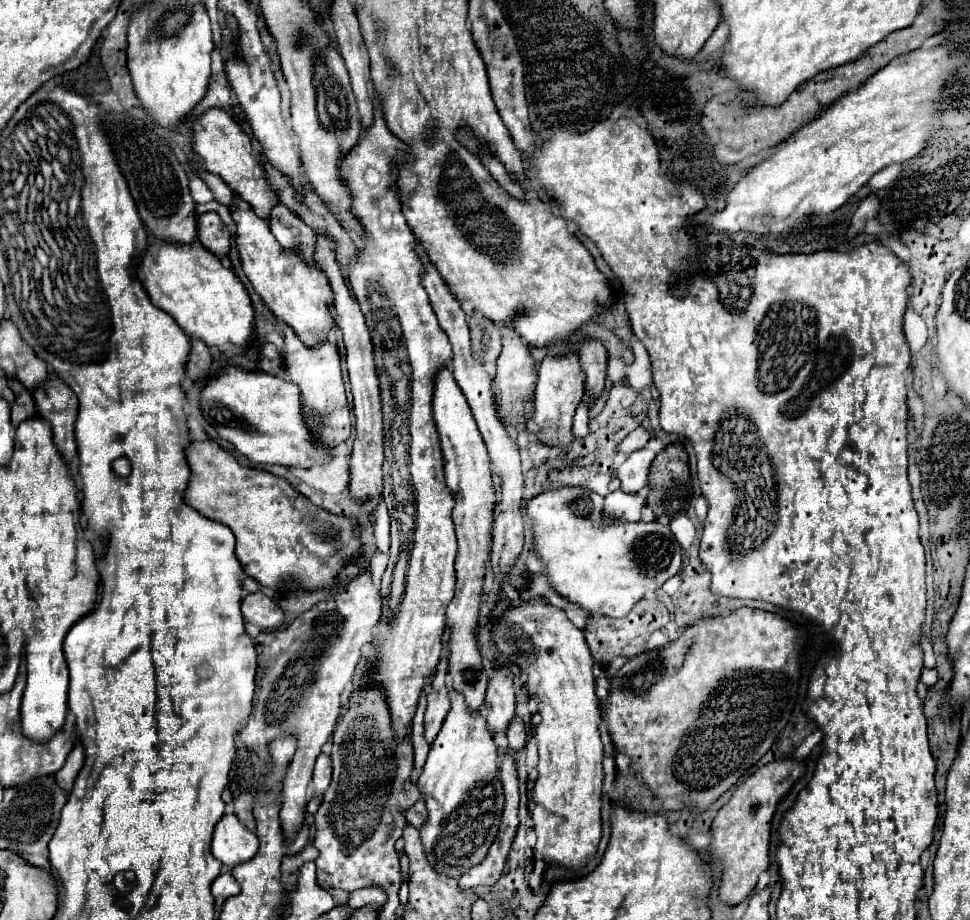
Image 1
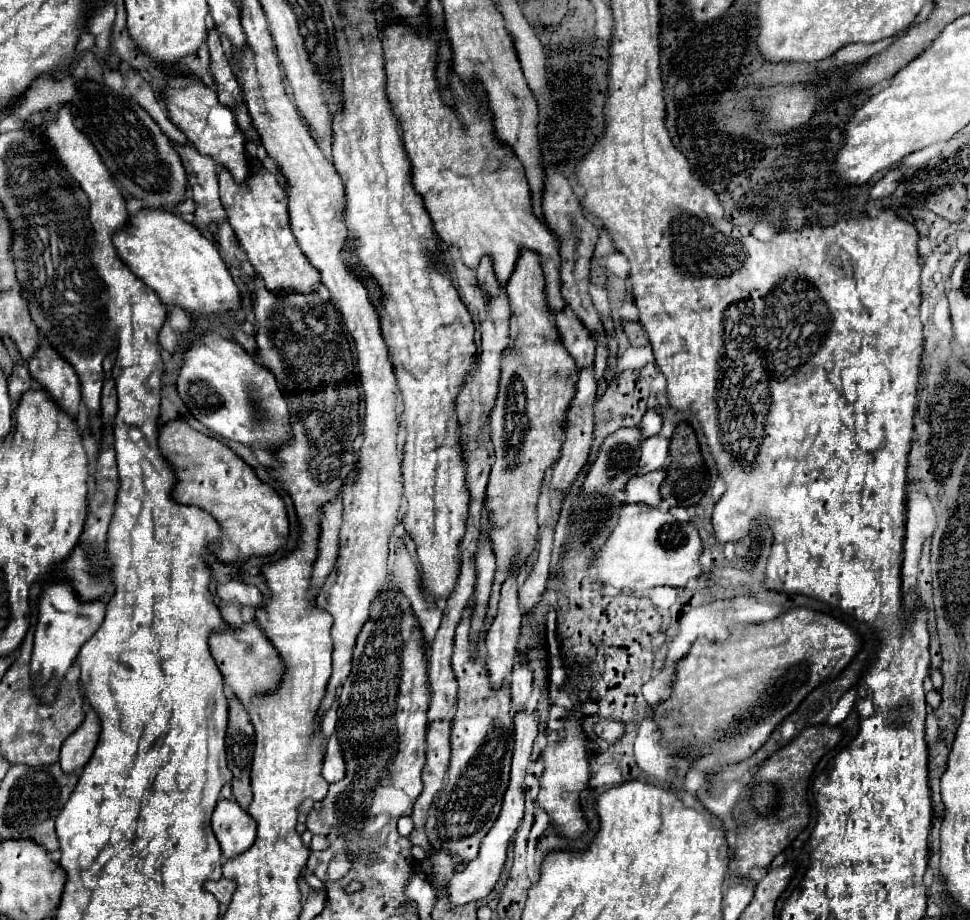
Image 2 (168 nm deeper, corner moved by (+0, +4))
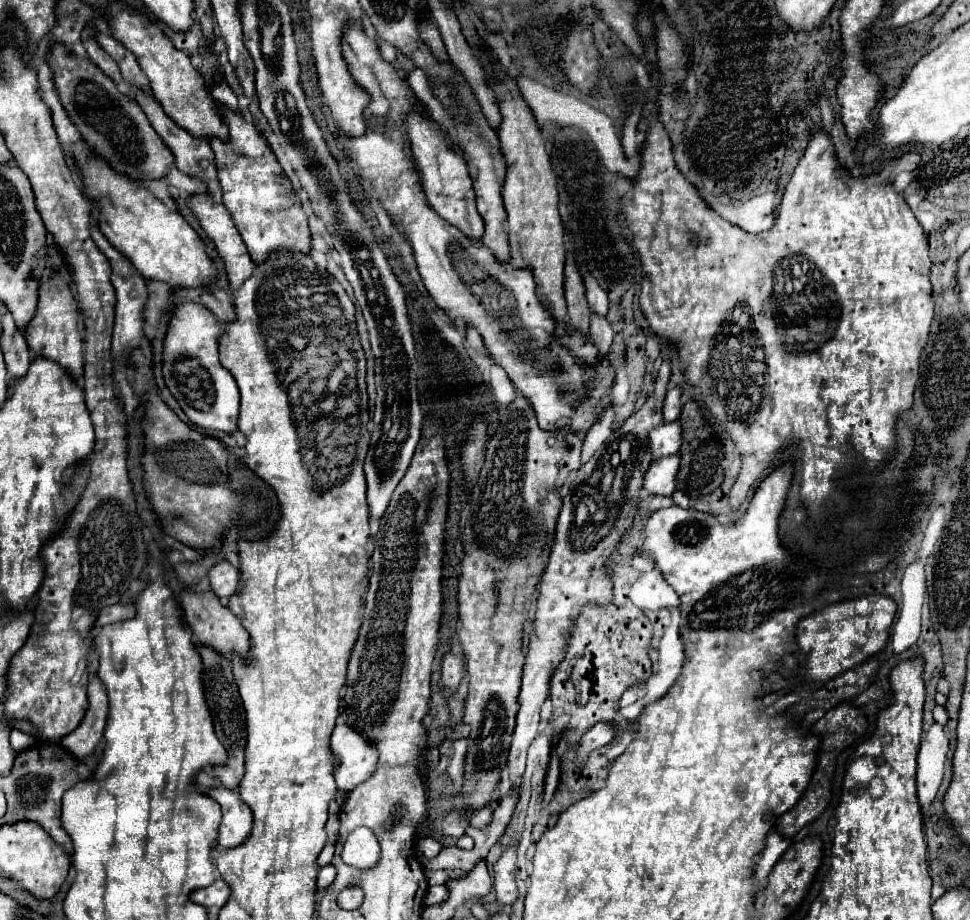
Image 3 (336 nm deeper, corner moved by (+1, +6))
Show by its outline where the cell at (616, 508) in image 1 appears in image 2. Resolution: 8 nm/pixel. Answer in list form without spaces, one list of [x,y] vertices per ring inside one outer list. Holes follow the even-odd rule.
[[[655,469],[631,479],[625,487],[629,503],[645,503],[645,505],[657,507],[661,503],[659,487],[663,479],[665,479],[665,469]]]

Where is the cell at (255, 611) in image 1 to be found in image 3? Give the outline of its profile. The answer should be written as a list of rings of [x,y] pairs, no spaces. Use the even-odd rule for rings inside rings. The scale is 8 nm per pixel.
[[[222,561],[216,567],[212,567],[208,573],[208,579],[210,579],[212,591],[218,595],[218,599],[224,605],[228,603],[228,597],[232,597],[240,589],[240,571],[228,561]]]

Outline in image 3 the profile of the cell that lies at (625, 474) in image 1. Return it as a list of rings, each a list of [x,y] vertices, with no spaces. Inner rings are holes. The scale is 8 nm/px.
[[[678,421],[664,423],[664,427],[656,427],[650,431],[650,453],[654,459],[676,455],[680,449],[680,433],[682,427]]]

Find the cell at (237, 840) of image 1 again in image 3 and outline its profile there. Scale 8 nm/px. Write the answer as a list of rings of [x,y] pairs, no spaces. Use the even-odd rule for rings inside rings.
[[[226,787],[210,789],[208,795],[212,799],[216,799],[222,807],[222,823],[220,823],[218,843],[224,849],[234,849],[238,845],[242,845],[252,831],[250,807],[240,799],[240,795],[236,791],[230,791]]]

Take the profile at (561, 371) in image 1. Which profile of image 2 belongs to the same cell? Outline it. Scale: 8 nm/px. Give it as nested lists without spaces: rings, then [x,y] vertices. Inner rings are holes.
[[[567,309],[559,311],[555,315],[559,335],[563,339],[563,345],[571,353],[571,357],[577,361],[577,367],[589,367],[595,357],[595,339],[591,337],[591,331],[581,323],[579,317],[569,315]]]

